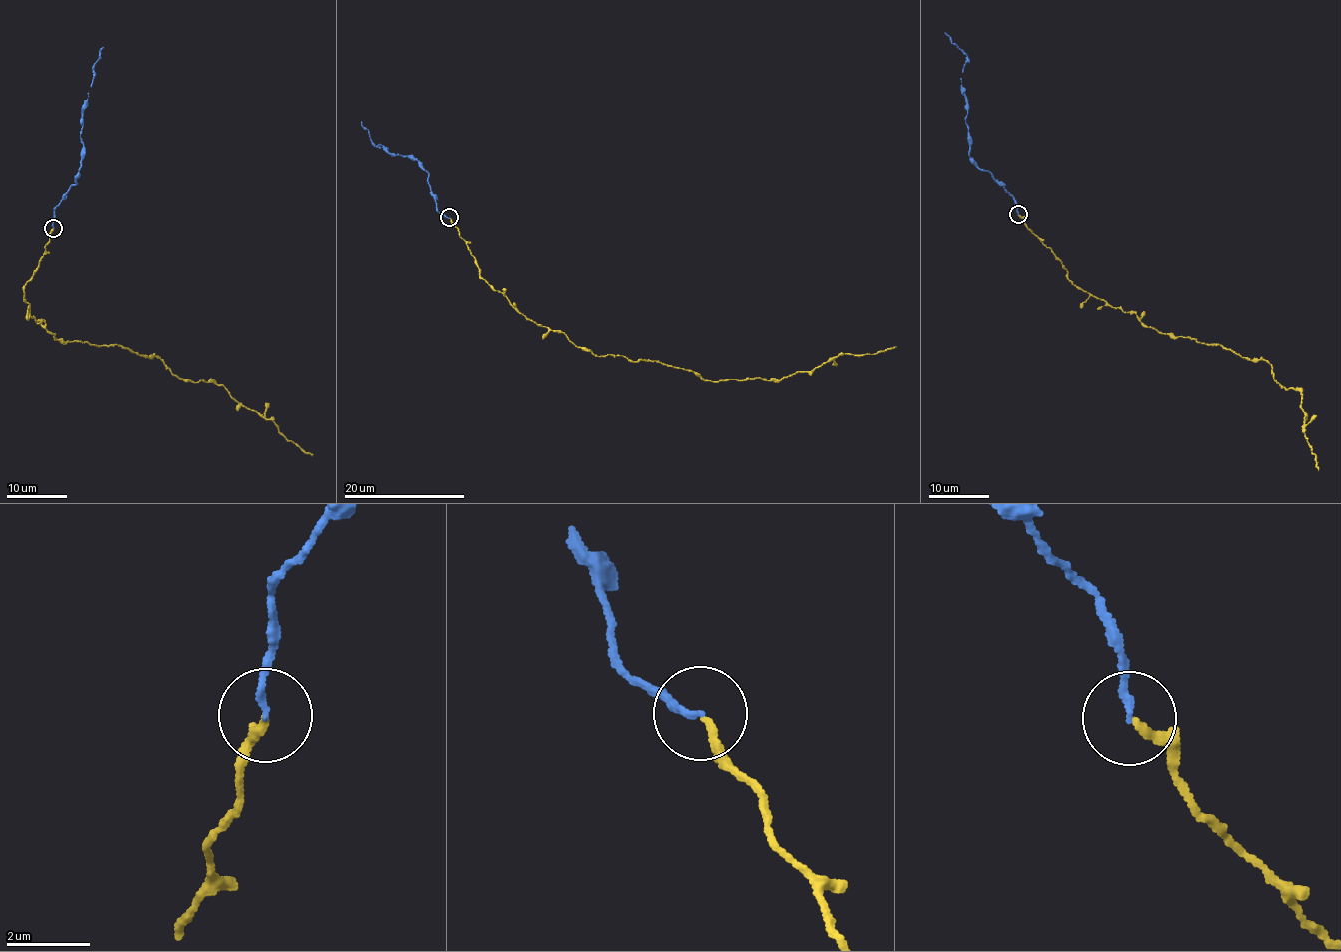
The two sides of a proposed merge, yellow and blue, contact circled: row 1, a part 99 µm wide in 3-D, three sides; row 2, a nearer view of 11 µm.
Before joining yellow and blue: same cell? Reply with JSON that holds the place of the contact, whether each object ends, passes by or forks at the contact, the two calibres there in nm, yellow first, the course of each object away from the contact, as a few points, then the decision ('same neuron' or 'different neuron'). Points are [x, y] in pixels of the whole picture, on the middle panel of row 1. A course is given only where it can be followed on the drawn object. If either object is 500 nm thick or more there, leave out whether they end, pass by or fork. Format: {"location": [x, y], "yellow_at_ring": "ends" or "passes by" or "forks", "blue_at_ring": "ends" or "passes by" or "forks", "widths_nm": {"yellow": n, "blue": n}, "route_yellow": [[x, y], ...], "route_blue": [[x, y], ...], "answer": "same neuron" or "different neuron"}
{"location": [449, 217], "yellow_at_ring": "ends", "blue_at_ring": "ends", "widths_nm": {"yellow": 200, "blue": 150}, "route_yellow": [[450, 218], [479, 277], [522, 314], [597, 356], [653, 360], [709, 381], [778, 380], [841, 353], [897, 346]], "route_blue": [[450, 217], [437, 210], [428, 174], [418, 160], [390, 155], [381, 145], [376, 146], [362, 121]], "answer": "same neuron"}

